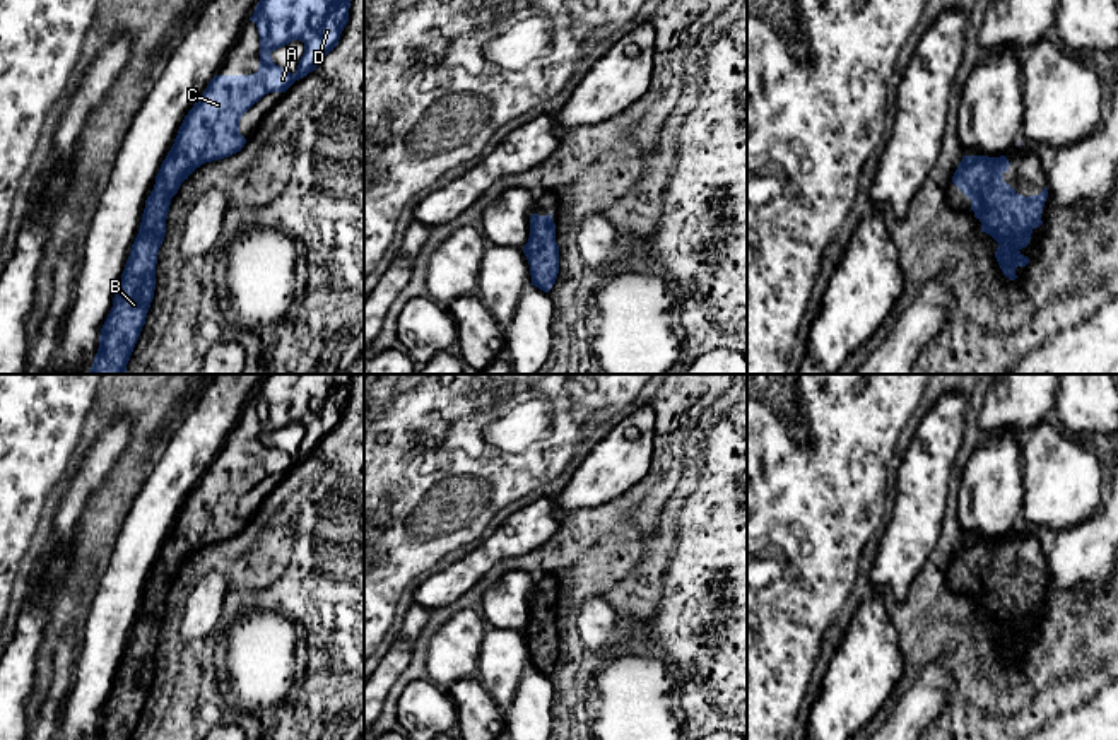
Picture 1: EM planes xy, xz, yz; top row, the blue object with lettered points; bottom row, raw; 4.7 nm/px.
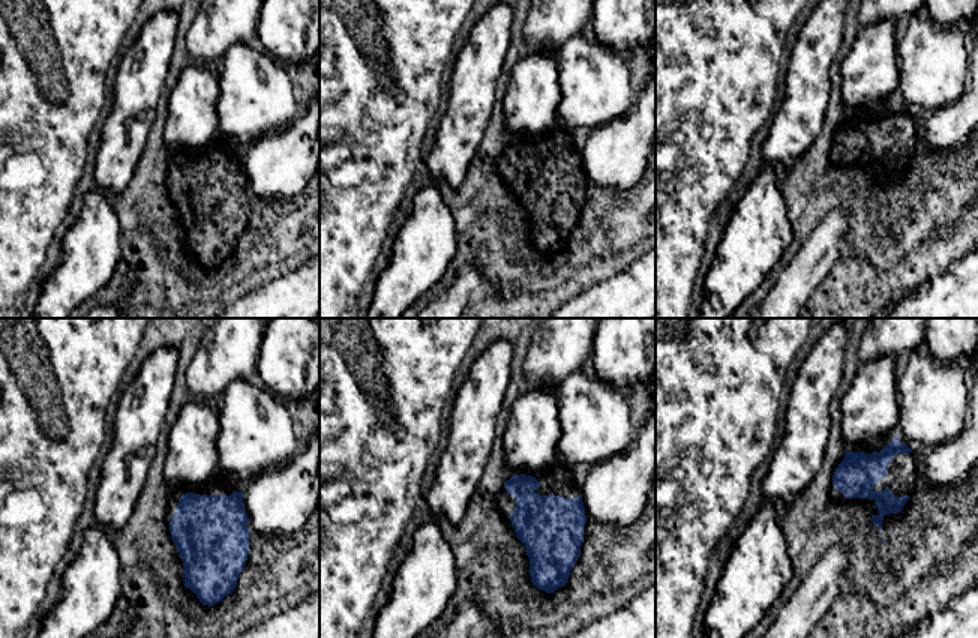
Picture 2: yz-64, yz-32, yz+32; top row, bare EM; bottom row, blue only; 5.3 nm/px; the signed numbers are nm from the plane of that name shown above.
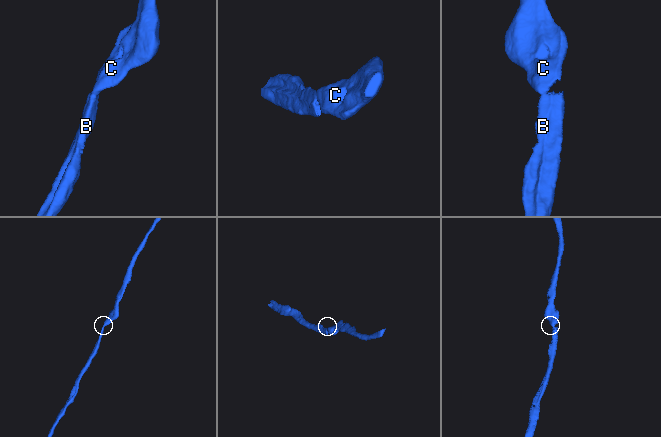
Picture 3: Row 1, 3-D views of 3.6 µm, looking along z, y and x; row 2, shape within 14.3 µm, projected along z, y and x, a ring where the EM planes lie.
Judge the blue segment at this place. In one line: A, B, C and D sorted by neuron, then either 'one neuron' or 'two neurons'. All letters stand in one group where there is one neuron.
groups A B C D; one neuron

